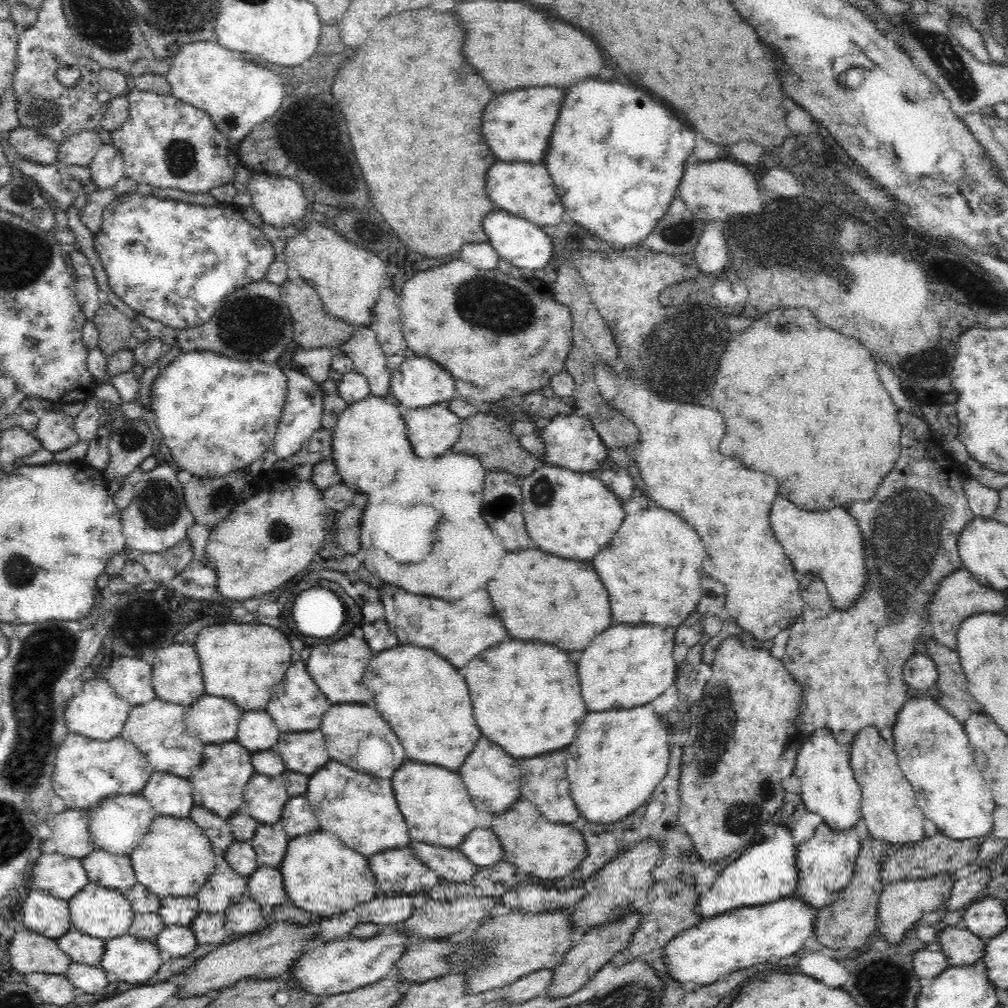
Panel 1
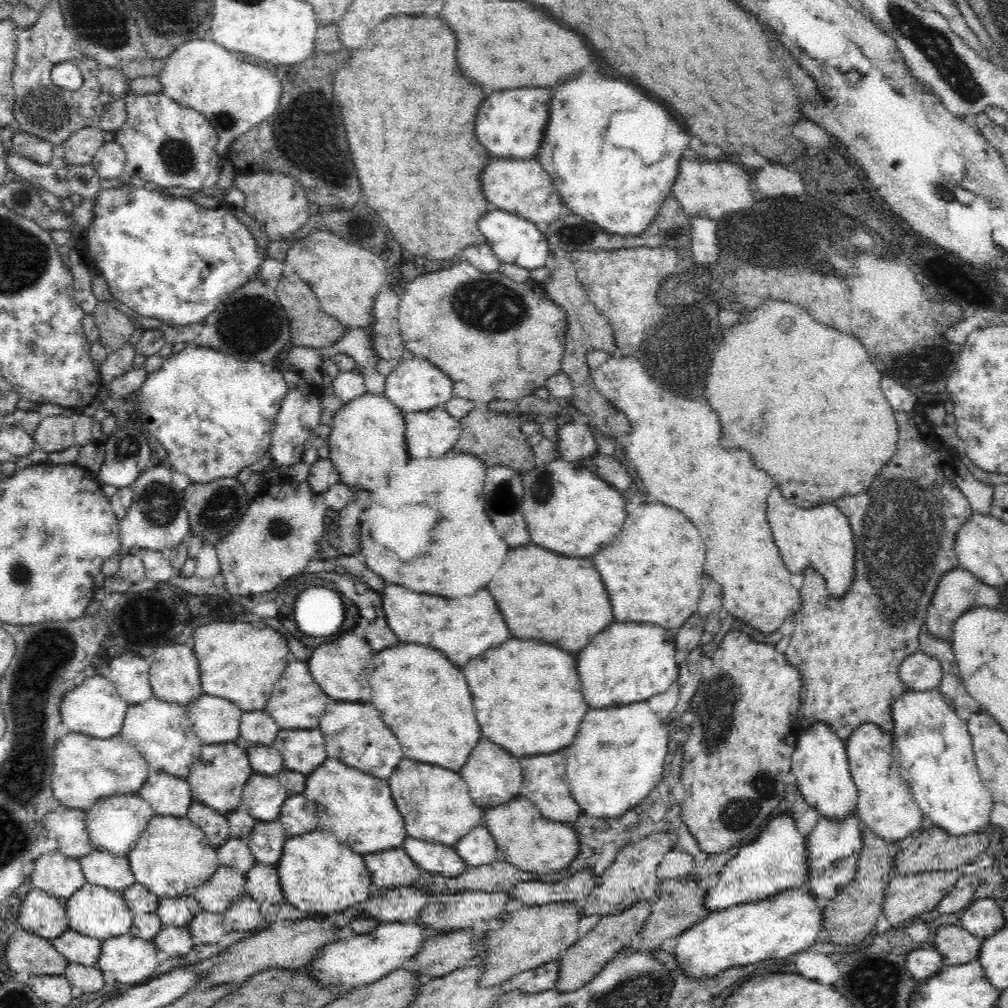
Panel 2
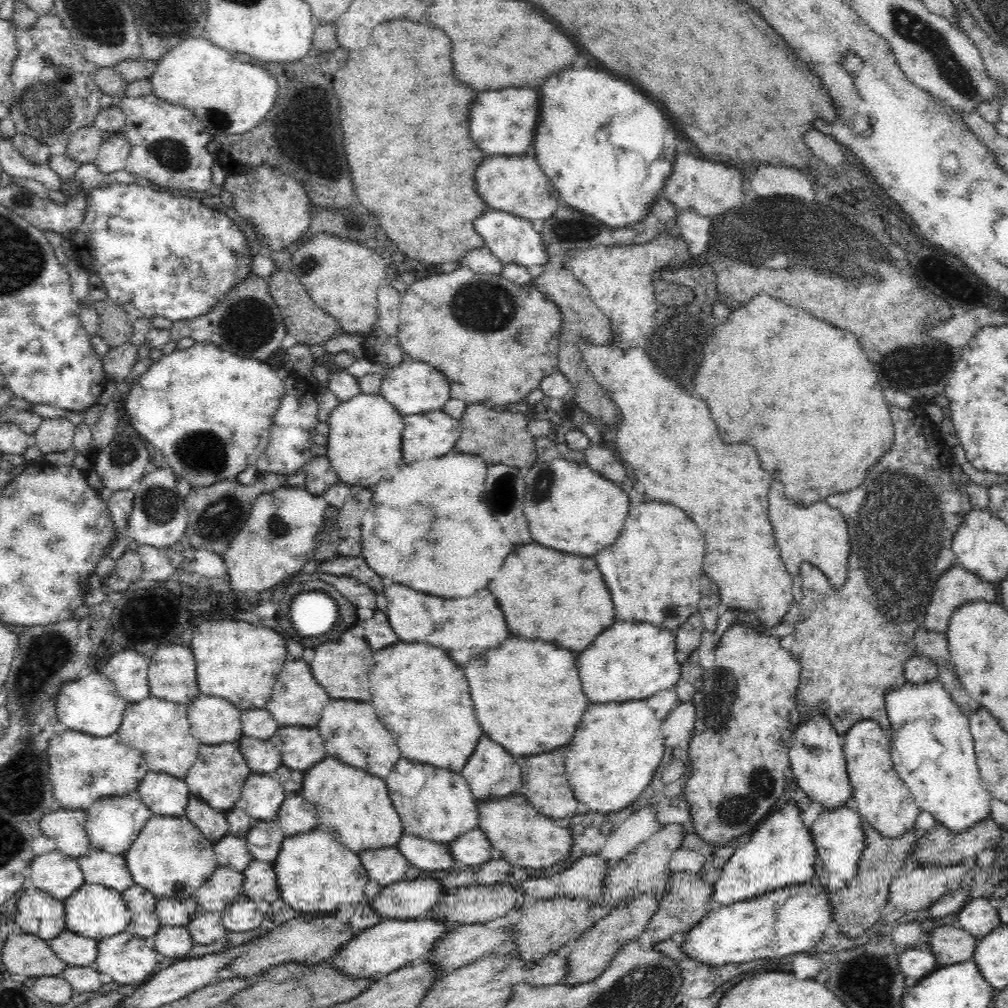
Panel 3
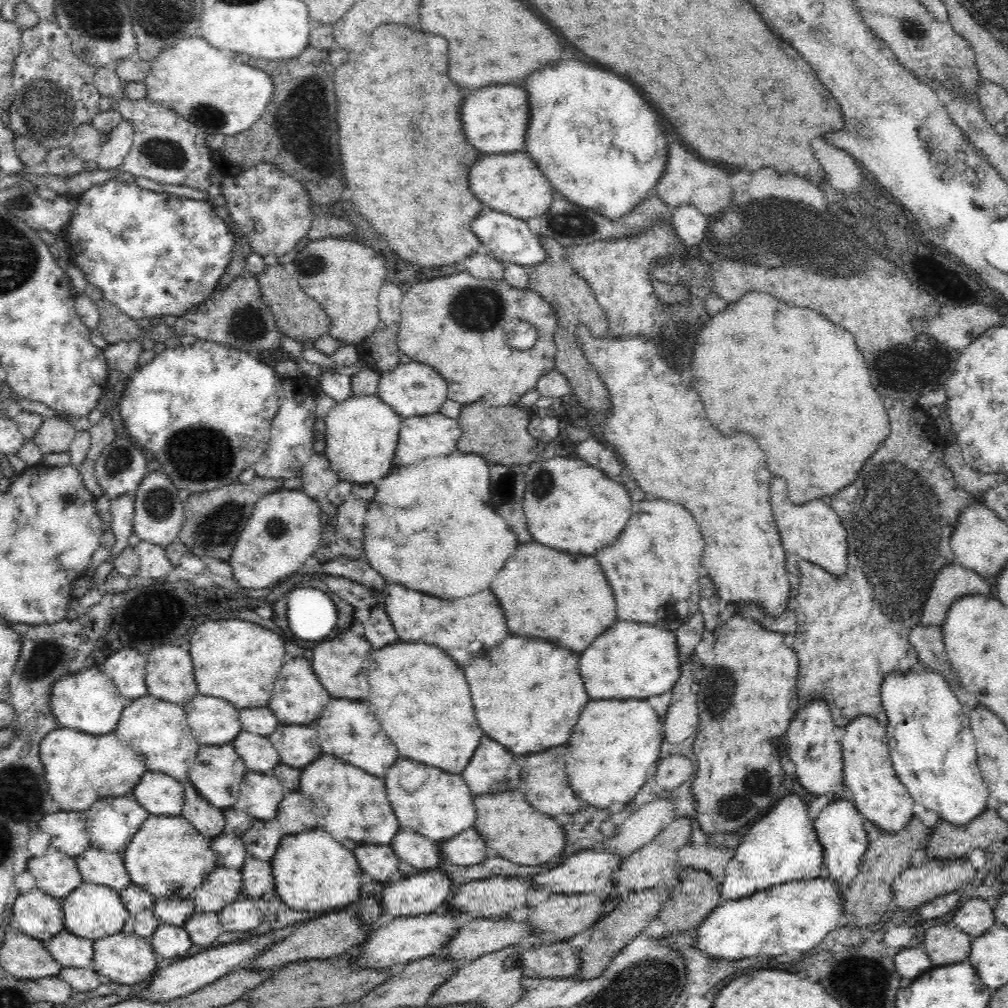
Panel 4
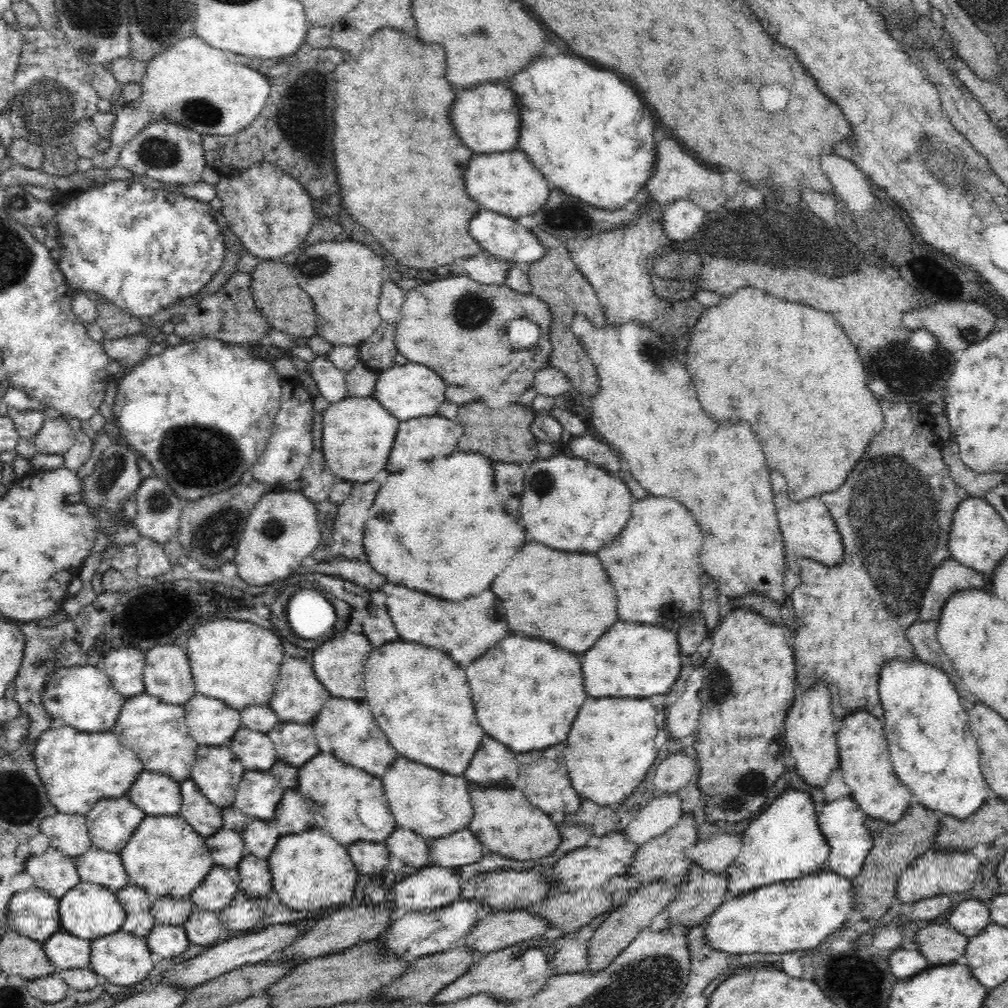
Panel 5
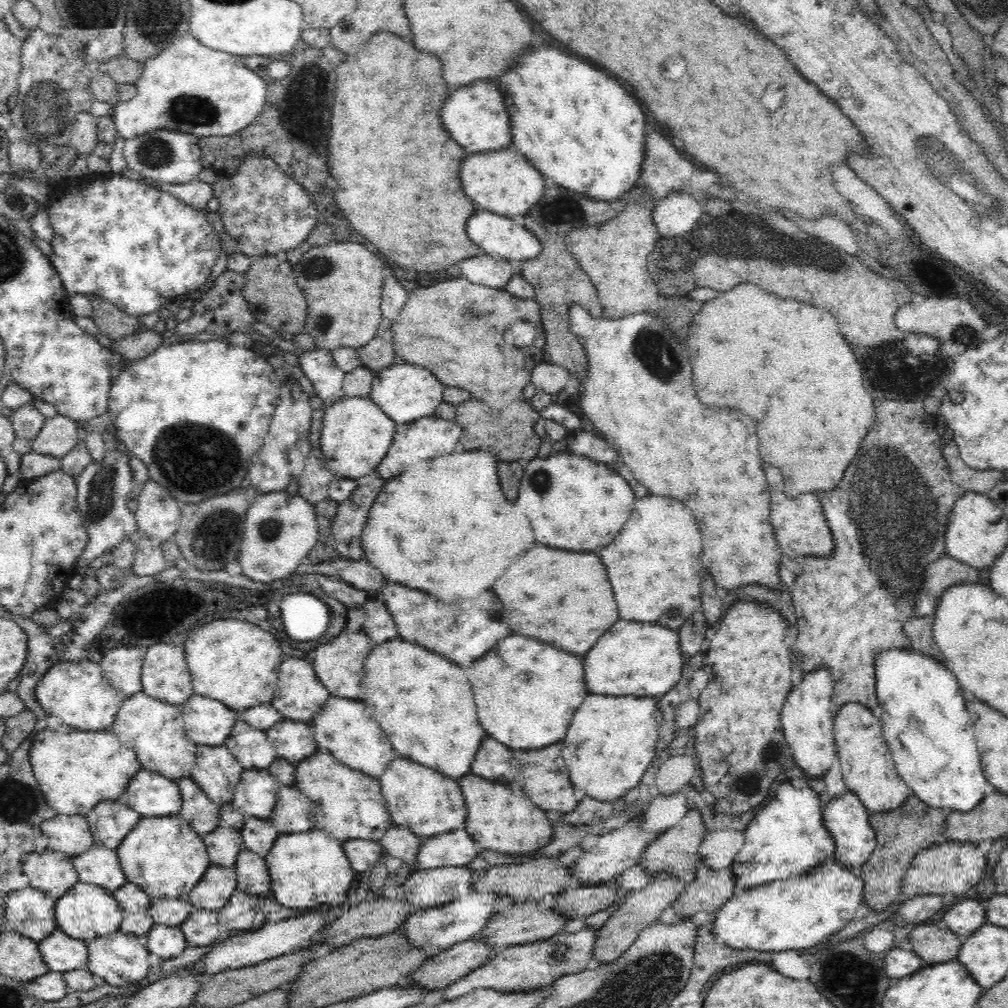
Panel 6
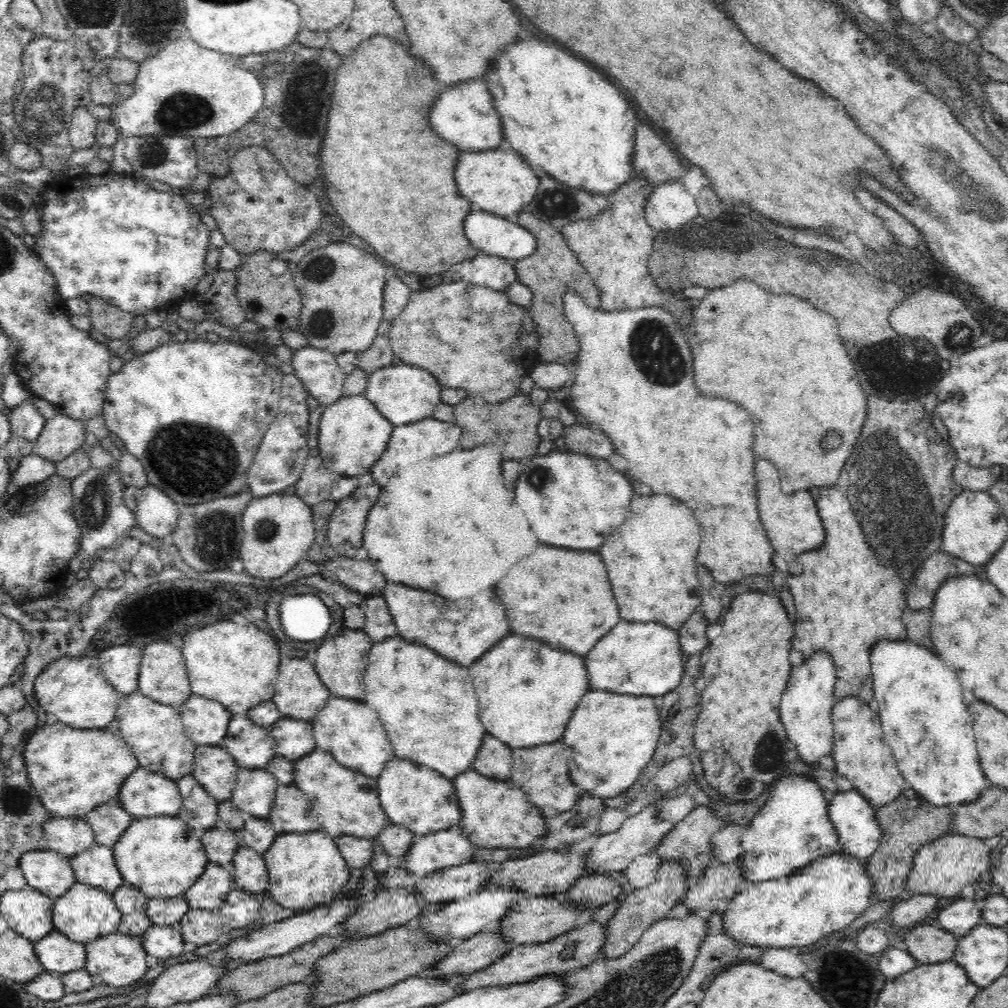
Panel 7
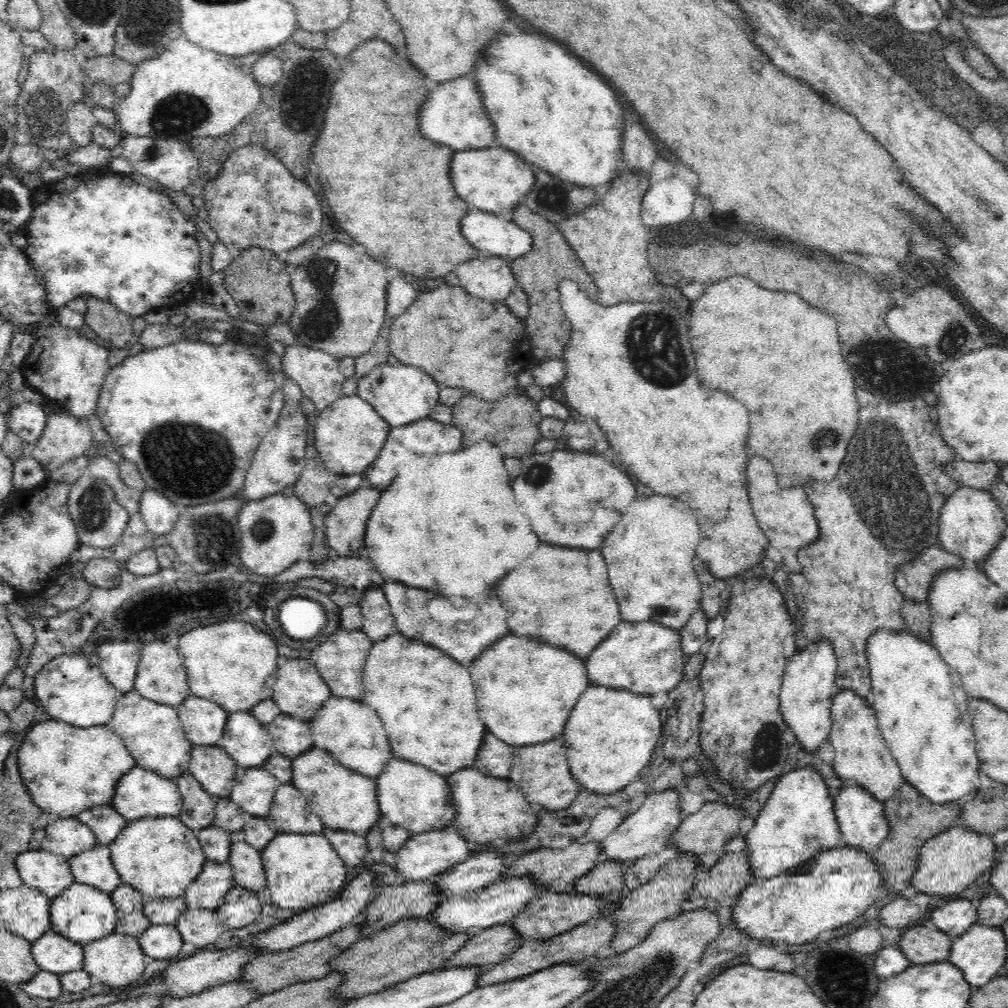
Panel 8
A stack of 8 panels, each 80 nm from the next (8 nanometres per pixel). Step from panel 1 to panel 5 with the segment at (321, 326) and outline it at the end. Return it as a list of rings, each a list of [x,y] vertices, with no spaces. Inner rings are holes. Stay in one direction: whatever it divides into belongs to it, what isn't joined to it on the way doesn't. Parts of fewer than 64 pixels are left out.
[[[264,259],[251,272],[252,288],[251,295],[255,304],[255,309],[260,311],[260,316],[268,319],[268,324],[276,330],[276,332],[286,333],[290,337],[311,337],[315,334],[318,324],[318,315],[314,308],[314,303],[309,294],[297,284],[296,272],[280,260]]]

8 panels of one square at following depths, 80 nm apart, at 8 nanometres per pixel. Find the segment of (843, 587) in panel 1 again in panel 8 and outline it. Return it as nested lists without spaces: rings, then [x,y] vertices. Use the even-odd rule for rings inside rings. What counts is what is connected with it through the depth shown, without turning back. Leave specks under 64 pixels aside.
[[[760,456],[750,458],[746,474],[748,474],[746,480],[748,480],[750,504],[754,508],[758,524],[768,537],[769,544],[780,550],[783,566],[786,566],[790,572],[800,572],[801,564],[797,552],[818,538],[818,522],[816,522],[814,507],[805,490],[800,485],[782,489],[774,476],[772,464]]]

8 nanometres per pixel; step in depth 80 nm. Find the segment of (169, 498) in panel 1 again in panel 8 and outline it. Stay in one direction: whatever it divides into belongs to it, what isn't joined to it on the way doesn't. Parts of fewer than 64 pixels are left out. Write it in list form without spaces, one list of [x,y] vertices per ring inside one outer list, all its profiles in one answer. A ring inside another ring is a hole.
[[[146,488],[140,498],[140,515],[148,528],[148,532],[158,537],[167,536],[173,530],[179,518],[180,507],[162,496],[154,488]]]

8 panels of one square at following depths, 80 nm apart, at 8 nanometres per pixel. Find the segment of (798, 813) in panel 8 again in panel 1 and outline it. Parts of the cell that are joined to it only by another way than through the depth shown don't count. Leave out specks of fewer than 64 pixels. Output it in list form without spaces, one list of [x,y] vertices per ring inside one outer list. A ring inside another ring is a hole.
[[[777,824],[774,836],[765,838],[765,840],[756,843],[753,847],[744,850],[741,855],[733,860],[732,864],[725,866],[722,873],[720,873],[713,881],[709,882],[699,895],[698,906],[696,906],[696,913],[700,918],[712,918],[722,915],[732,908],[756,906],[764,903],[771,903],[775,900],[790,897],[796,892],[798,888],[798,872],[796,852],[798,852],[796,843],[794,843],[794,835],[788,825]]]

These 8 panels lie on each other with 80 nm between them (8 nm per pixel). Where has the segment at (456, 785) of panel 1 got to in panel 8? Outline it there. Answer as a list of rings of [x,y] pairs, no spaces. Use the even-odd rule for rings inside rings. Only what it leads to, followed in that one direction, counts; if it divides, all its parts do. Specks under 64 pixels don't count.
[[[392,758],[377,776],[377,800],[386,823],[404,827],[412,835],[453,824],[455,809],[448,781],[442,775],[412,762]]]

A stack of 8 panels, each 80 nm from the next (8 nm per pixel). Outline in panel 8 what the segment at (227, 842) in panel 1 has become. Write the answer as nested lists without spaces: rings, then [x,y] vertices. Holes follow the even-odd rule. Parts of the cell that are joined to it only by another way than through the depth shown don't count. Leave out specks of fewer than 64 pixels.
[[[189,771],[174,780],[183,797],[183,808],[178,817],[198,835],[203,828],[213,824],[216,804],[220,798],[206,792]]]

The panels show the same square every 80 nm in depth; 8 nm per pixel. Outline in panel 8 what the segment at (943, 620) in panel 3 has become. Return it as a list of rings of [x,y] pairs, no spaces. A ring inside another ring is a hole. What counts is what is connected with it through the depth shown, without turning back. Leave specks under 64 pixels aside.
[[[941,545],[932,546],[896,568],[894,582],[905,599],[927,602],[935,576],[944,569],[960,568],[962,564],[960,556],[946,551]]]

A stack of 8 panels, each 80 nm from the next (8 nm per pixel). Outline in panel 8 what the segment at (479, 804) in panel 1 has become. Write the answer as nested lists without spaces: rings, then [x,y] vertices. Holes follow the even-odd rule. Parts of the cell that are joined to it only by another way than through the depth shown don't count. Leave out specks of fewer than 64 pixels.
[[[486,734],[484,740],[486,740],[486,744],[482,746],[482,750],[480,750],[478,758],[476,758],[474,768],[486,776],[498,776],[498,778],[508,776],[510,772],[506,772],[506,768],[512,762],[514,748],[504,744],[502,740],[498,740],[492,734]]]

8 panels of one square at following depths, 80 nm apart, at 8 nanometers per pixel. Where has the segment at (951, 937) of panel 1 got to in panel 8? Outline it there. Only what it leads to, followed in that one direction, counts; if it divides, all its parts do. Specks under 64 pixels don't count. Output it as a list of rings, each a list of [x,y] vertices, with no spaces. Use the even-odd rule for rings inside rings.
[[[930,924],[911,926],[896,934],[896,946],[912,964],[946,961],[953,943],[950,936]]]

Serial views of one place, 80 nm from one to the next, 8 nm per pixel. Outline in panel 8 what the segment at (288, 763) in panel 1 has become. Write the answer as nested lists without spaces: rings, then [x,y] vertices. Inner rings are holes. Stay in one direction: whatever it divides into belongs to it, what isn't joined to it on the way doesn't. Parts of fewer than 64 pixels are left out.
[[[282,713],[272,722],[265,724],[266,731],[274,742],[274,749],[292,759],[313,748],[310,722],[300,717]]]

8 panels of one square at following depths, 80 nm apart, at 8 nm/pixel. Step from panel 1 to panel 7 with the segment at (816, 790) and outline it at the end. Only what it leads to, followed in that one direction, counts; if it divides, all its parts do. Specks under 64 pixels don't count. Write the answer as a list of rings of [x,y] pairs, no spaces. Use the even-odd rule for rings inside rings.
[[[826,651],[816,652],[800,666],[792,666],[788,686],[782,694],[780,716],[786,726],[788,739],[792,740],[794,751],[808,765],[820,764],[822,757],[832,755],[834,751],[834,725],[831,716],[836,701],[836,679],[836,667],[830,654],[826,654]]]

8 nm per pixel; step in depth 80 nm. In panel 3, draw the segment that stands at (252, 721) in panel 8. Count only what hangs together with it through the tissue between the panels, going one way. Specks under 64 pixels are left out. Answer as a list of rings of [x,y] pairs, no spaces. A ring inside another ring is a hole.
[[[242,736],[236,743],[251,773],[264,773],[268,775],[282,766],[281,752],[270,740]]]

